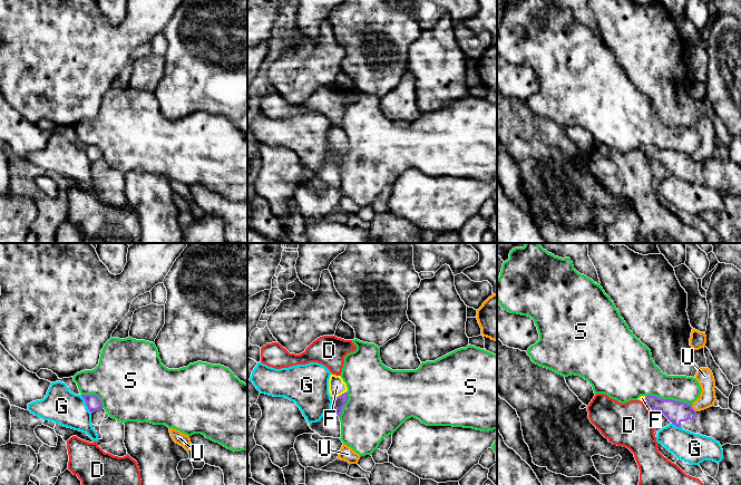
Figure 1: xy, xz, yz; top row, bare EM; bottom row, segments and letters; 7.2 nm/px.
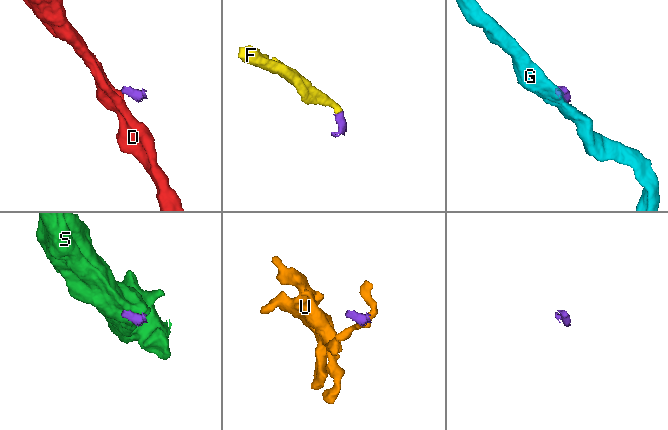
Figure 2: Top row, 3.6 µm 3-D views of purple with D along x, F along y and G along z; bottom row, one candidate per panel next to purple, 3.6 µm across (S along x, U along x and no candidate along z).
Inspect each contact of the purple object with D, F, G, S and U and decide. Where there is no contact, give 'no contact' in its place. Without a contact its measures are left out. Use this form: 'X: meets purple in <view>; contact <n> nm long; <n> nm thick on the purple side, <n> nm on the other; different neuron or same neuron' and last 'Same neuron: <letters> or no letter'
D: meets purple in yz; contact 80 nm long; 160 nm thick on the purple side, 320 nm on the other; different neuron
F: meets purple in xz; contact 120 nm long; 90 nm thick on the purple side, 120 nm on the other; same neuron
G: meets purple in xy; contact 160 nm long; 100 nm thick on the purple side, 260 nm on the other; different neuron
S: meets purple in yz; contact 340 nm long; 160 nm thick on the purple side, 280 nm on the other; different neuron
U: meets purple in yz; contact 70 nm long; 160 nm thick on the purple side, 120 nm on the other; different neuron
Same neuron: F

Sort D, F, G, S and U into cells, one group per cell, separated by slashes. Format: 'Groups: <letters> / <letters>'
Groups: D / F / G / S / U

